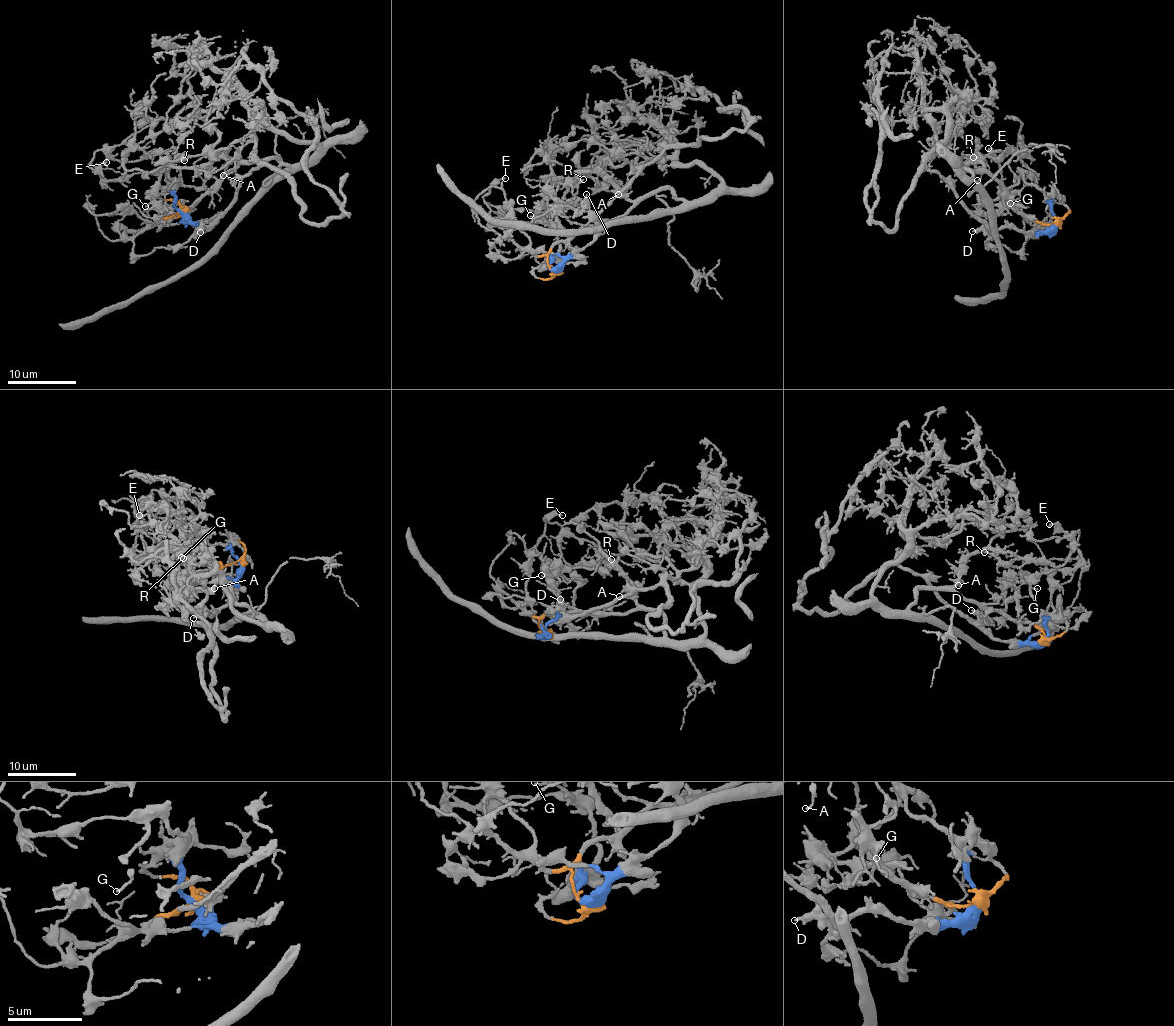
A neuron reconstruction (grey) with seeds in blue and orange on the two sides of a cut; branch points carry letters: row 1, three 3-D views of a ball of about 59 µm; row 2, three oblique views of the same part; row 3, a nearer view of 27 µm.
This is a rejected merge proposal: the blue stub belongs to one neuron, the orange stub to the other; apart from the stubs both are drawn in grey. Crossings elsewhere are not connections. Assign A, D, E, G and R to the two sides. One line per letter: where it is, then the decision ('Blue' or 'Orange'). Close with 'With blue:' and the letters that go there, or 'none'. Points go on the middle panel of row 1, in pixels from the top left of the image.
A: Place: (618, 194). Orange
D: Place: (586, 194). Blue
E: Place: (505, 178). Orange
G: Place: (530, 215). Blue
R: Place: (583, 179). Blue
With blue: D, G, R

